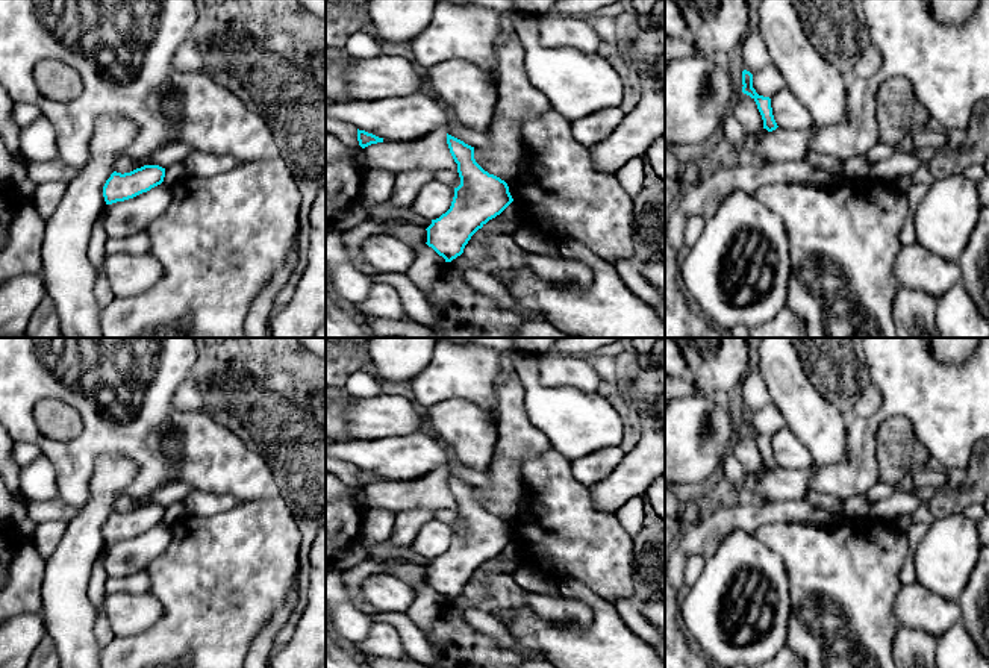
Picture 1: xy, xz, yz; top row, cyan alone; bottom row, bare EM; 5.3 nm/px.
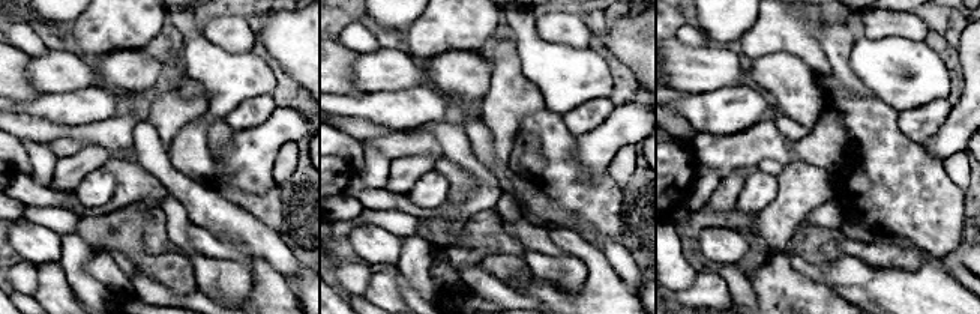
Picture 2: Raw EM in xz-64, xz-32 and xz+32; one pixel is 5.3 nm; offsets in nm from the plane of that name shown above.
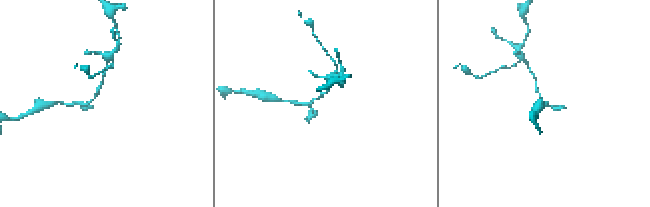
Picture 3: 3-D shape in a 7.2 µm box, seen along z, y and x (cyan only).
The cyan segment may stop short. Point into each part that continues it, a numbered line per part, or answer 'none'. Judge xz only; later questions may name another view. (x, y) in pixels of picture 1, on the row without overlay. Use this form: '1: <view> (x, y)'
none

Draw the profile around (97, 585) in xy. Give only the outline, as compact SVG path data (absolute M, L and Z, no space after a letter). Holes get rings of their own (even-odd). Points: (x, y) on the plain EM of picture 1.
M105 548L101 550L100 556L97 557L92 567L91 580L88 585L88 597L97 610L94 635L100 647L106 647L115 638L115 633L112 632L108 616L103 610L105 597L108 594L106 580L109 577L105 570L103 559L105 559Z

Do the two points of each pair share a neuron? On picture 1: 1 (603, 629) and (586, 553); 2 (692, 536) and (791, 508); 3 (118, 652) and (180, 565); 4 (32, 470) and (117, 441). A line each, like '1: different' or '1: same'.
1: different
2: same
3: same
4: different

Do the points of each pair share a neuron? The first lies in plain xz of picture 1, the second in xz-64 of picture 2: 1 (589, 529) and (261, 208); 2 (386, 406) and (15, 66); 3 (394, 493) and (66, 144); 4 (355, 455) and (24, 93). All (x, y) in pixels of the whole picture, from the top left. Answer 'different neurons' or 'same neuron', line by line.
1: same neuron
2: different neurons
3: same neuron
4: different neurons

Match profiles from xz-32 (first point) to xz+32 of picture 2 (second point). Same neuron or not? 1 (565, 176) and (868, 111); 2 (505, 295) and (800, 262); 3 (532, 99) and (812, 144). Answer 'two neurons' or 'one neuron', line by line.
1: one neuron
2: one neuron
3: one neuron

